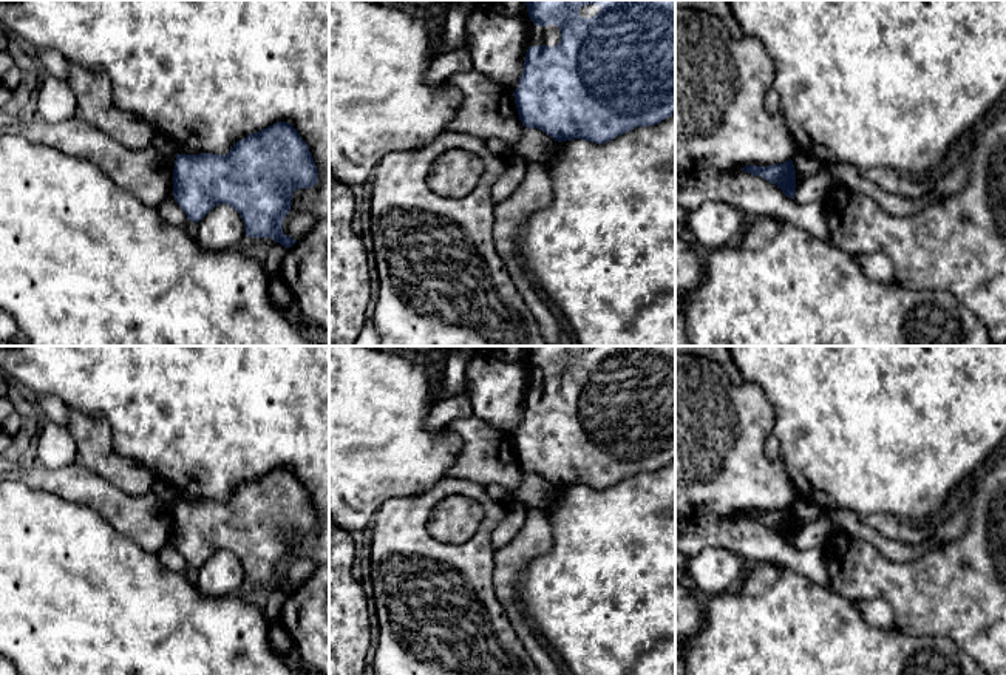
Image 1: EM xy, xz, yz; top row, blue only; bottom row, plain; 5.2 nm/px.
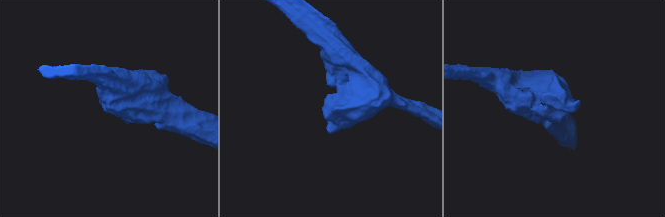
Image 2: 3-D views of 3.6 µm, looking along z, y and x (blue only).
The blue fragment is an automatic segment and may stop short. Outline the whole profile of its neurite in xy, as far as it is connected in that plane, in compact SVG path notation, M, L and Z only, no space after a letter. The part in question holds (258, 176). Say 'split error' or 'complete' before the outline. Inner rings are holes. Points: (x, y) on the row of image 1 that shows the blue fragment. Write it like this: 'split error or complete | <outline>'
complete | M277 122L238 141L227 154L176 154L173 170L175 201L187 219L199 222L212 209L227 204L244 221L246 236L272 238L286 249L297 241L283 233L294 193L318 182L318 170L308 144L289 122Z

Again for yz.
complete | M791 159L783 164L774 164L768 167L745 165L740 170L745 170L754 176L762 176L768 182L776 184L785 196L794 199L796 170Z

